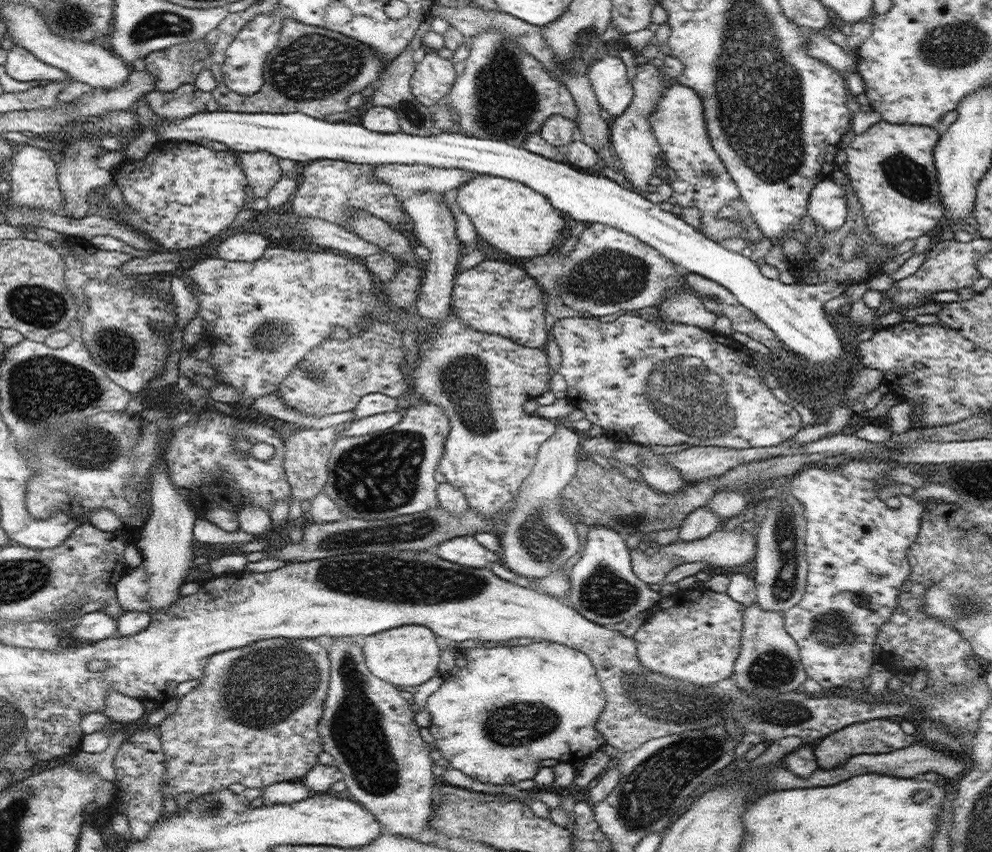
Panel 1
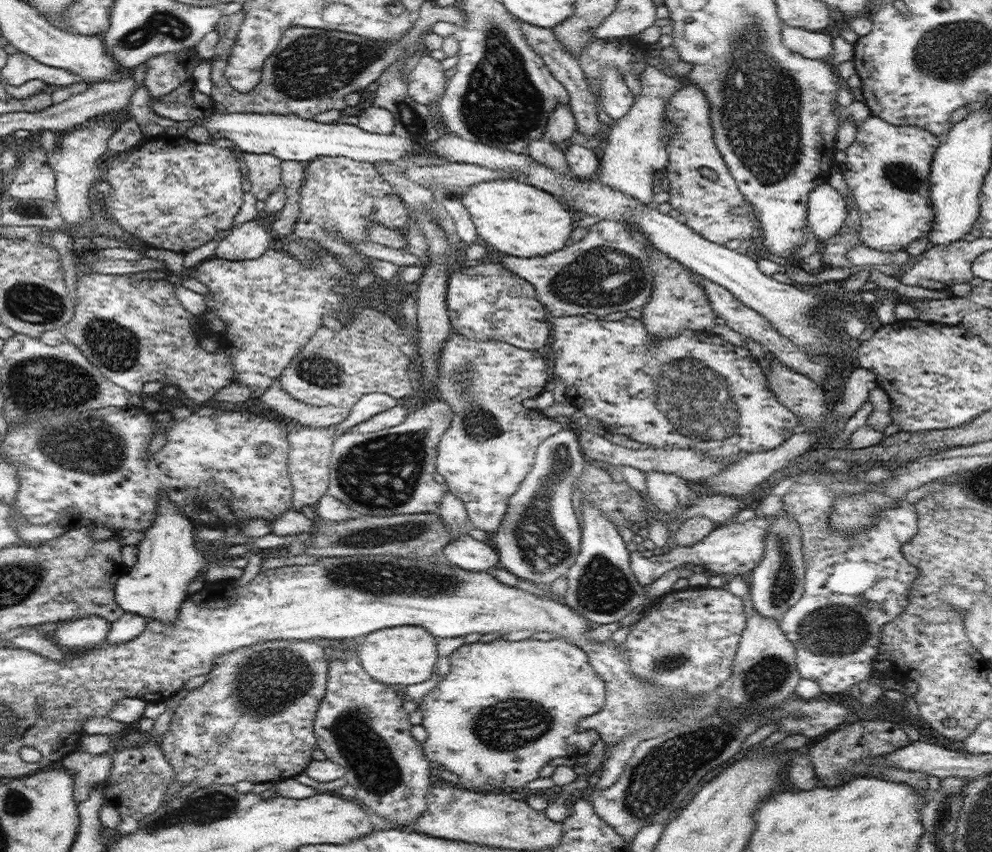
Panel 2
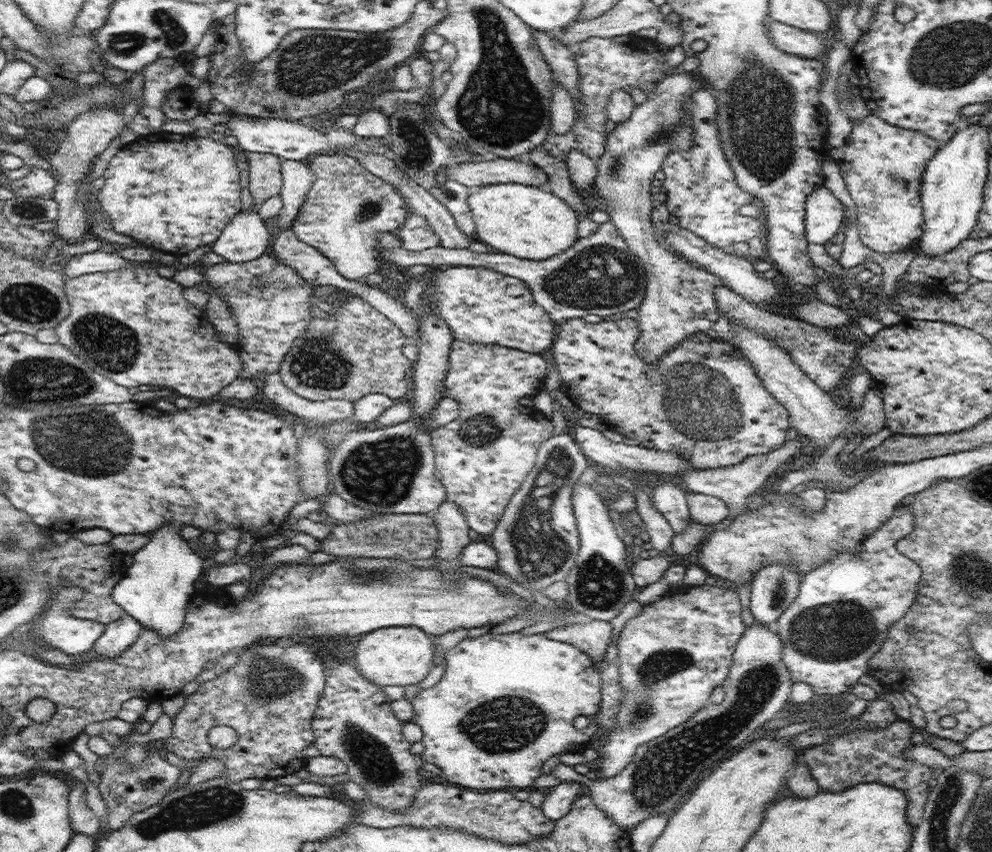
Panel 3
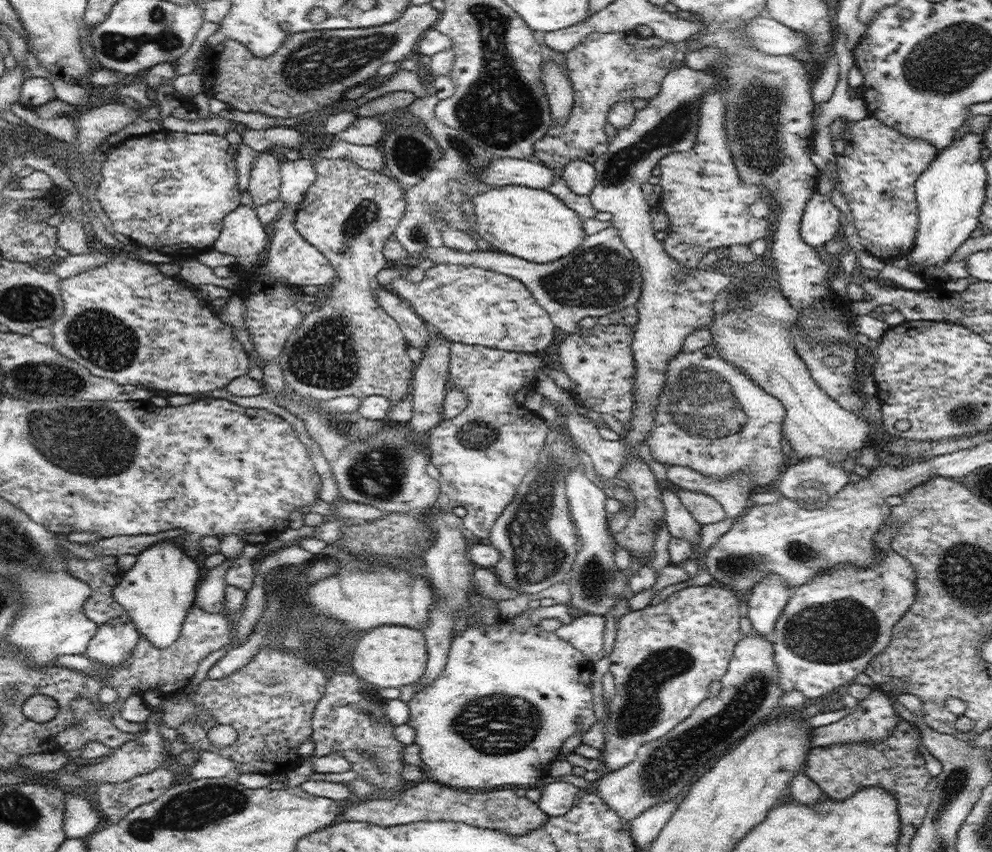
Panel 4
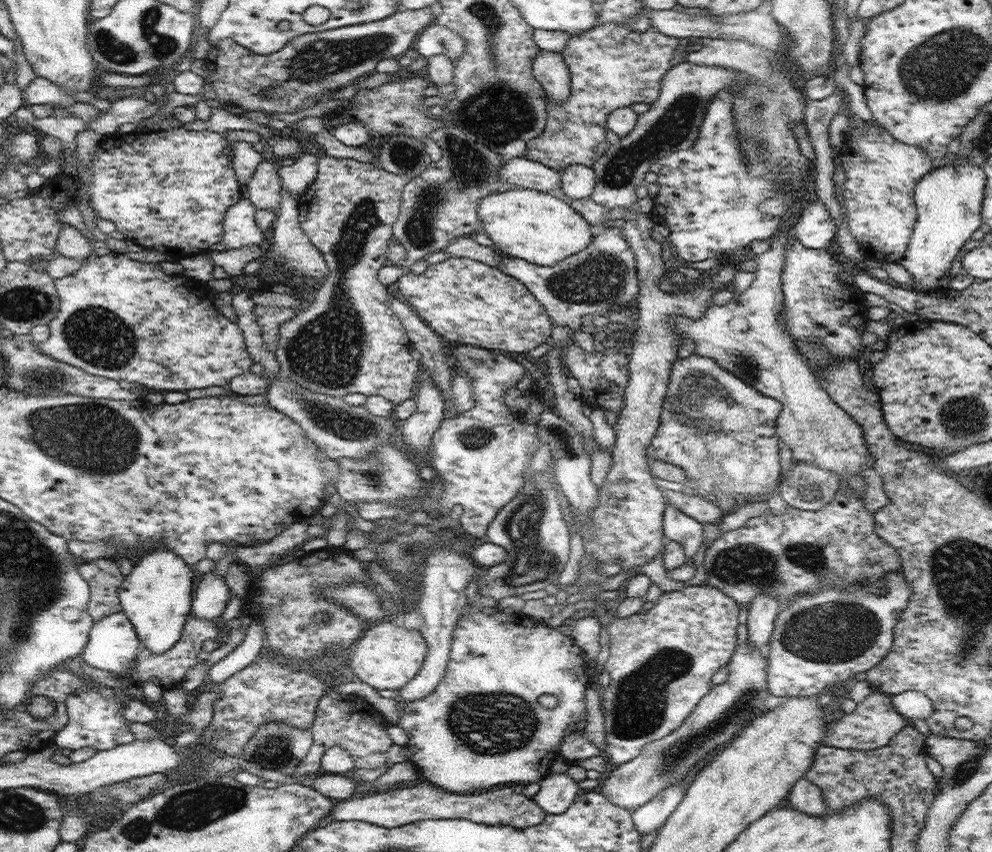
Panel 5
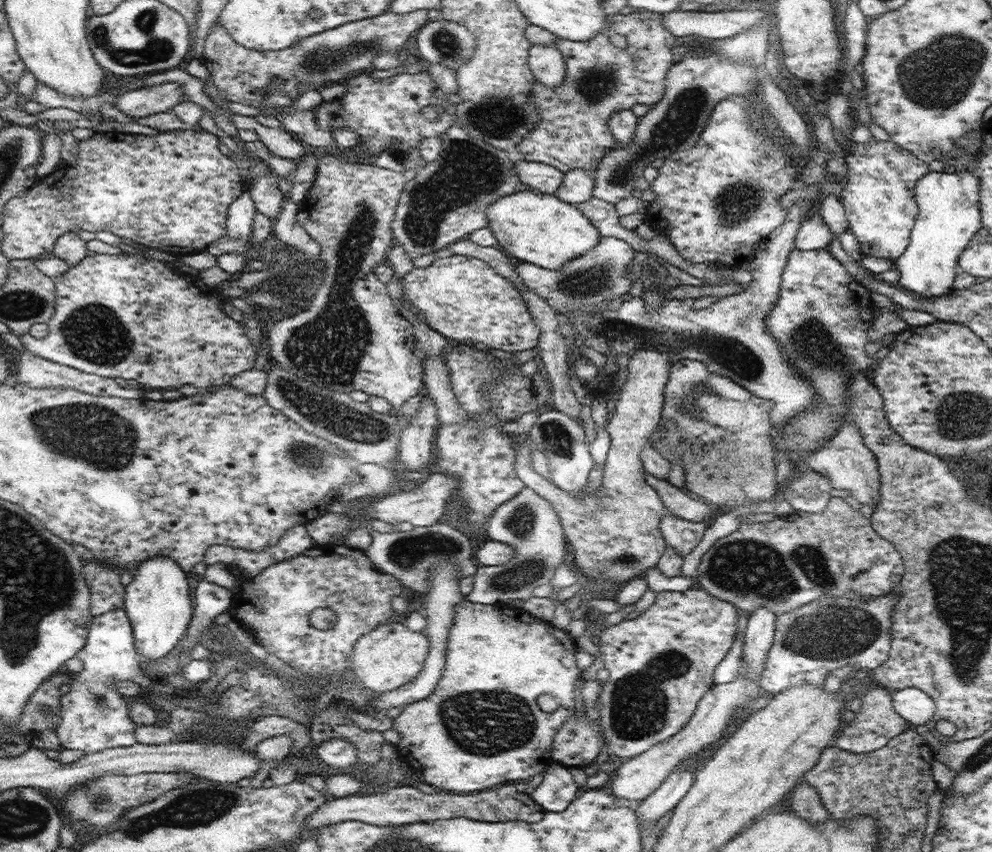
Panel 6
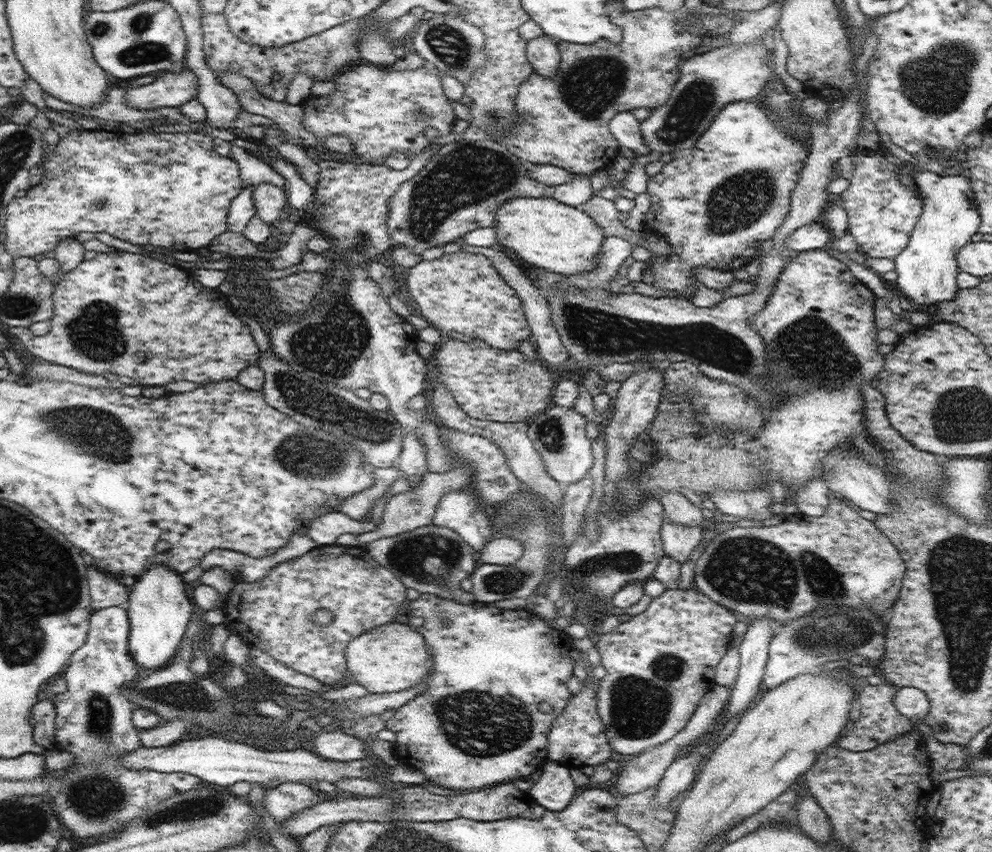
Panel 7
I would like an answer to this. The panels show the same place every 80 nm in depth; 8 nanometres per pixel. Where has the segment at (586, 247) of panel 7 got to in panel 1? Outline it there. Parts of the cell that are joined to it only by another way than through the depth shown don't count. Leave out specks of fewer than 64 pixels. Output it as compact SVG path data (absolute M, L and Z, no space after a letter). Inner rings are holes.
M476 175L457 189L457 205L465 212L480 238L520 258L533 258L557 250L571 225L568 216L556 210L546 196L508 178Z

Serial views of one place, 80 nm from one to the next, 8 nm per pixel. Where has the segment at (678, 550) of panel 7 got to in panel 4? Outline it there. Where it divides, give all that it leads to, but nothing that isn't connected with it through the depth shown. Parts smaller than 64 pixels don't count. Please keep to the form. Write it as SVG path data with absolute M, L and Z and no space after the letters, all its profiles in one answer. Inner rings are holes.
M663 489L662 491L661 499L664 507L662 522L666 524L666 530L670 532L672 538L690 541L695 548L695 544L698 544L701 539L702 525L696 522L687 506L684 506L677 495L677 489Z

